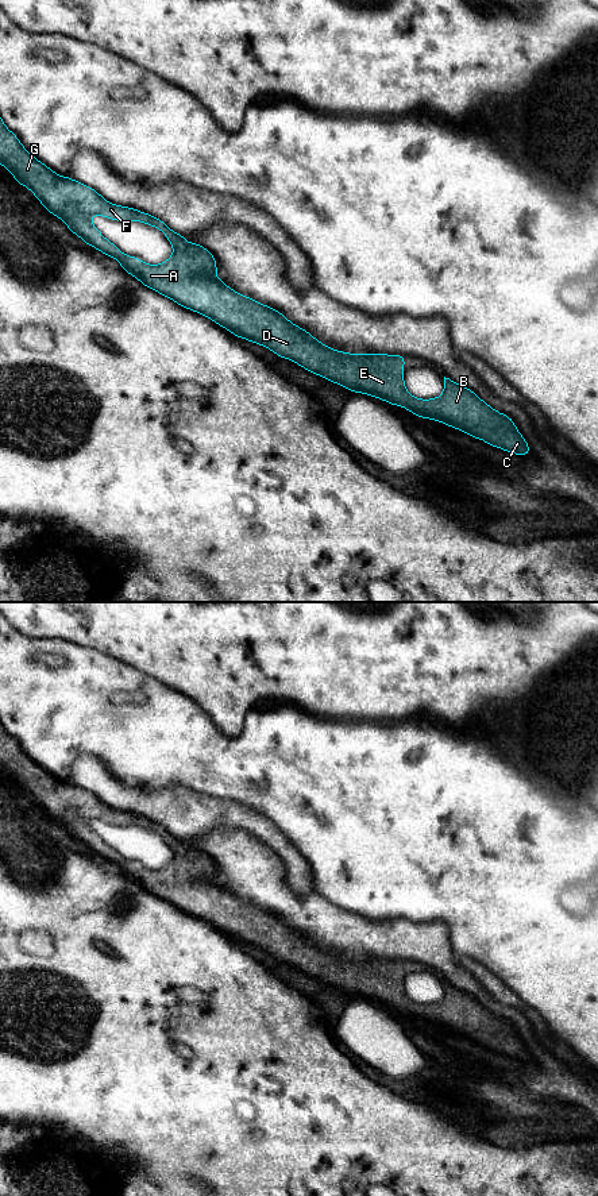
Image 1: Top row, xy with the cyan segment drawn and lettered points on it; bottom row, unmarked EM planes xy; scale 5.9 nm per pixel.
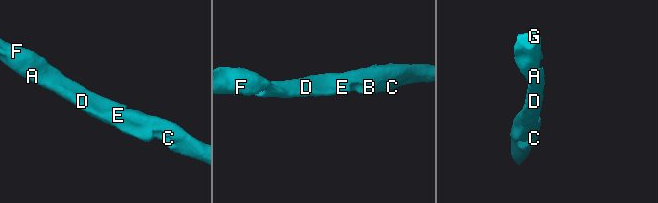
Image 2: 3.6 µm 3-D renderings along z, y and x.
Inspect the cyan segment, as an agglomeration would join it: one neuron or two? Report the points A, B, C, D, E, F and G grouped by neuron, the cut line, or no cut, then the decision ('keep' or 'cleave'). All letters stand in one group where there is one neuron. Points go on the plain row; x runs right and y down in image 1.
A B C D E F G | no cut | keep

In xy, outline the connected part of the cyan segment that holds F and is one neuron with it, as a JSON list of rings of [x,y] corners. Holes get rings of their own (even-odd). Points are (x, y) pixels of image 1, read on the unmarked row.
[[[1,722],[0,768],[86,850],[117,864],[121,873],[143,891],[352,998],[364,998],[393,1011],[400,1010],[421,1023],[440,1026],[510,1058],[531,1060],[531,1053],[513,1025],[489,1011],[470,994],[444,981],[444,996],[440,1002],[420,1004],[404,988],[402,968],[406,961],[347,958],[327,952],[281,917],[228,892],[216,881],[215,861],[198,848],[188,848],[161,823],[111,809],[94,794],[54,778],[23,752]],[[94,819],[155,832],[165,838],[174,857],[161,869],[147,869],[139,863],[128,861],[90,827]]]

